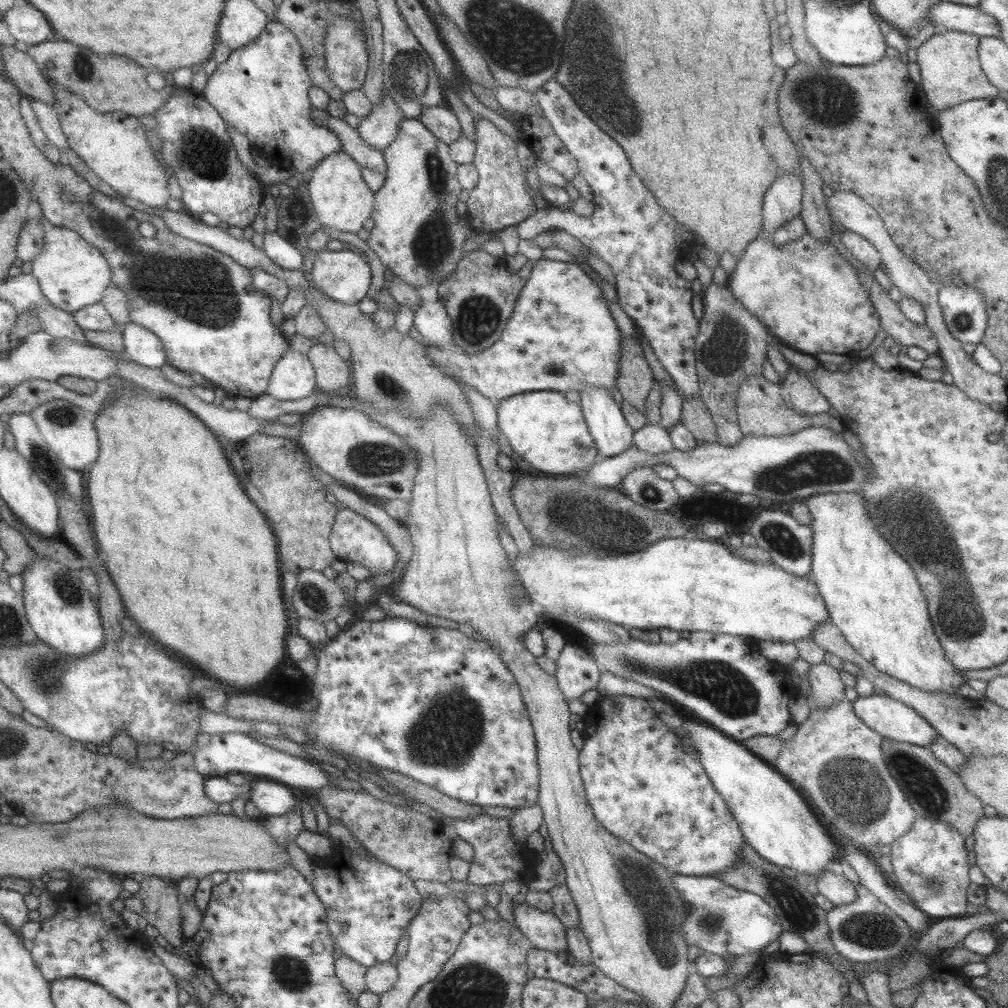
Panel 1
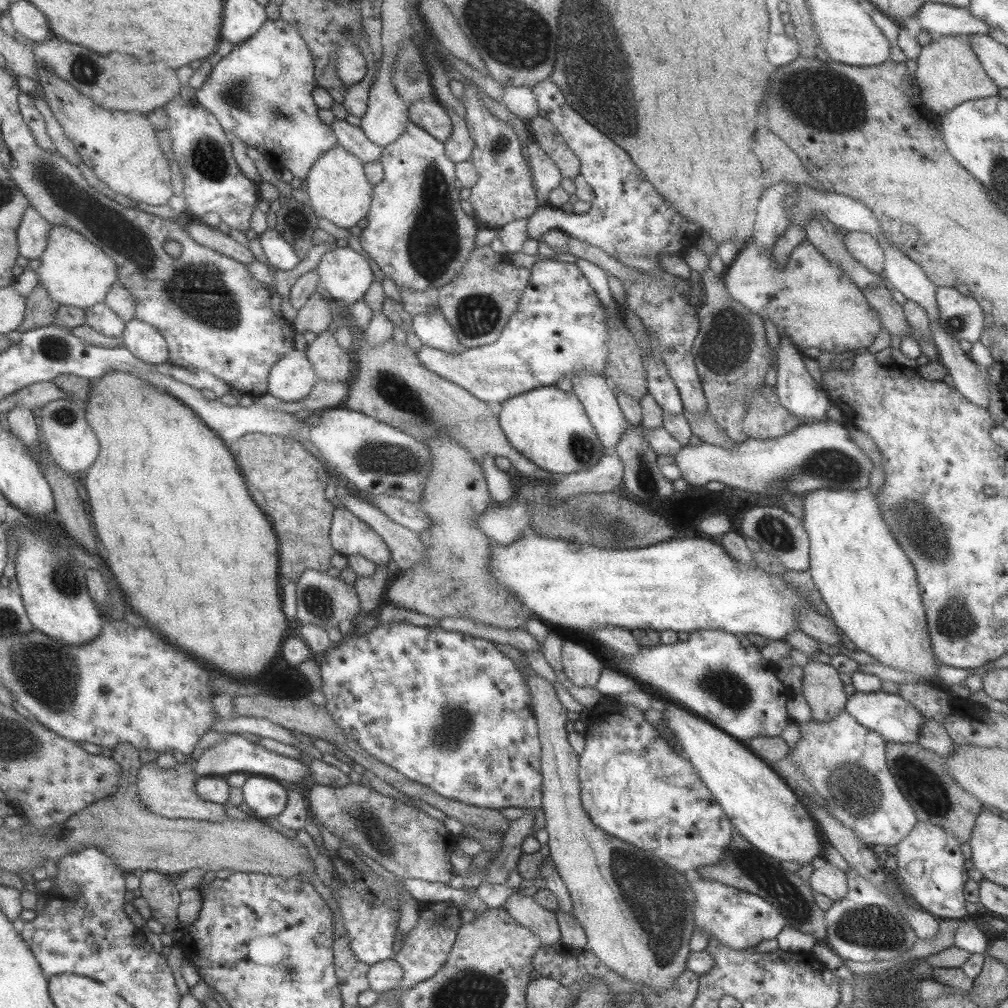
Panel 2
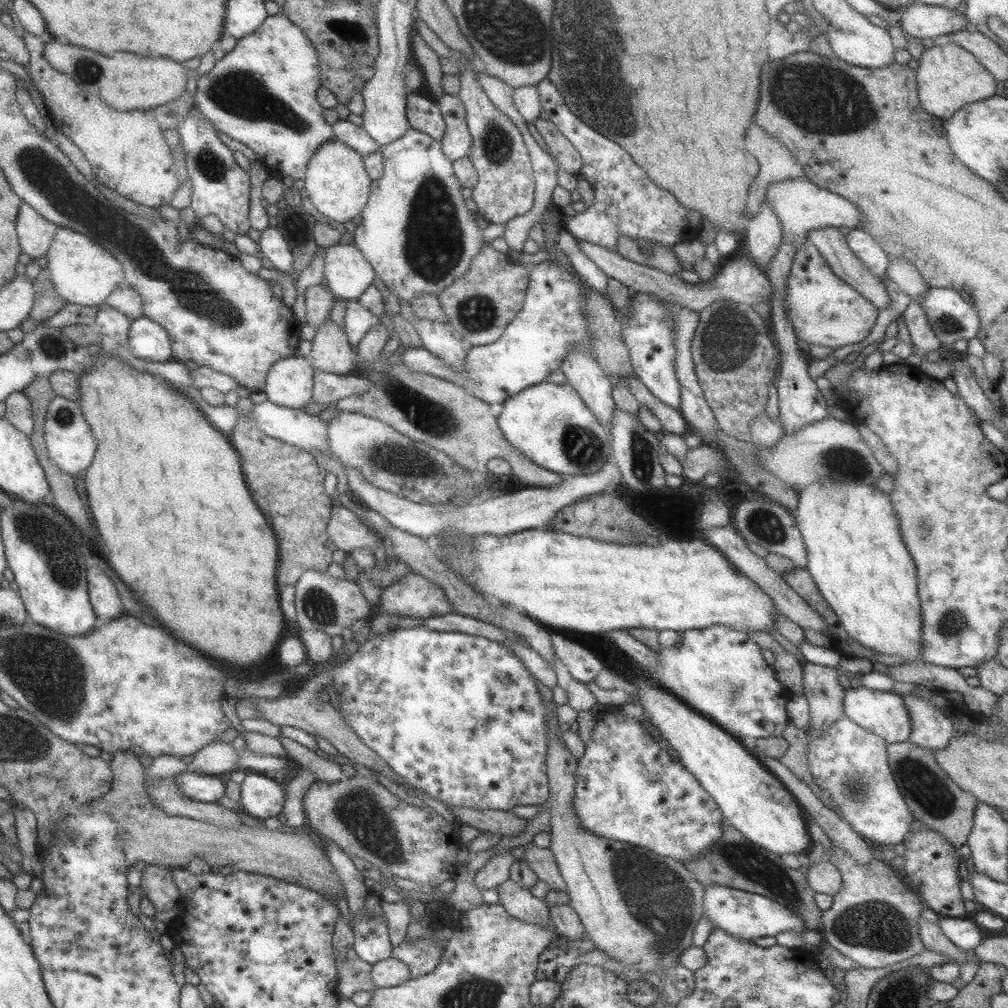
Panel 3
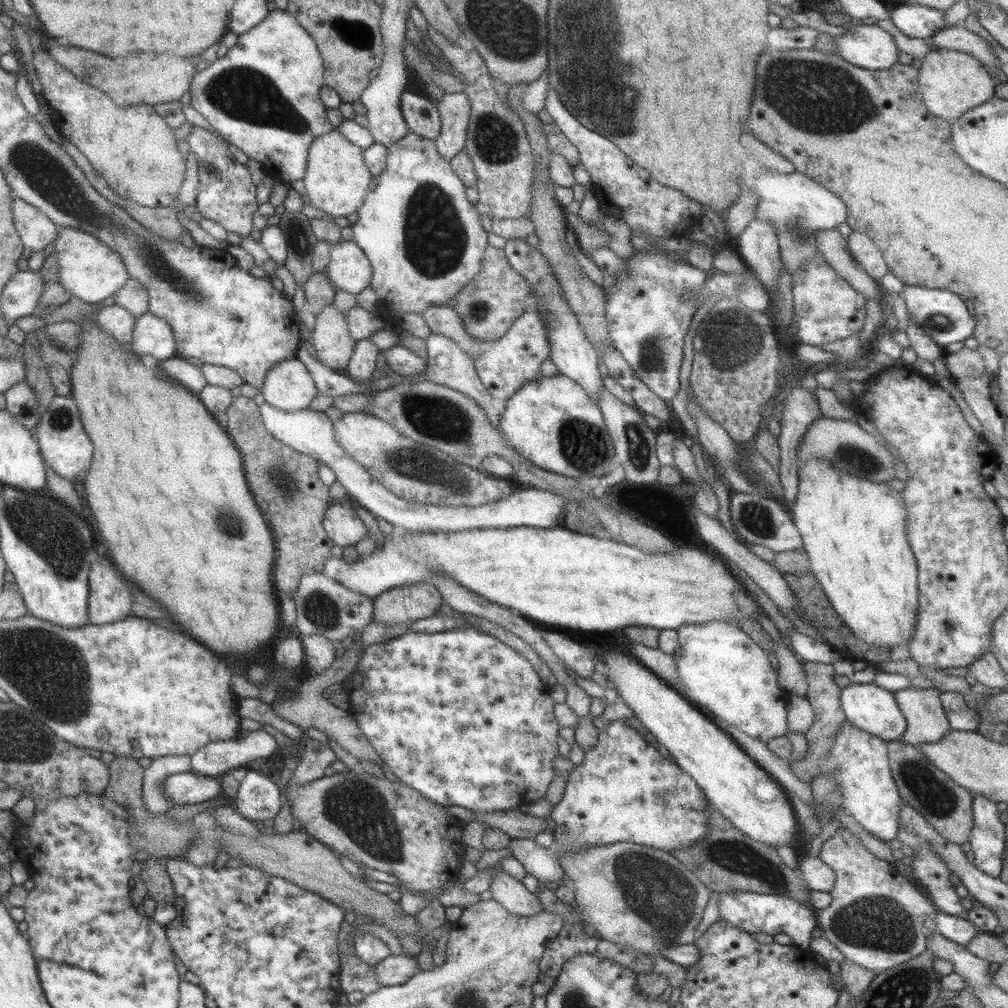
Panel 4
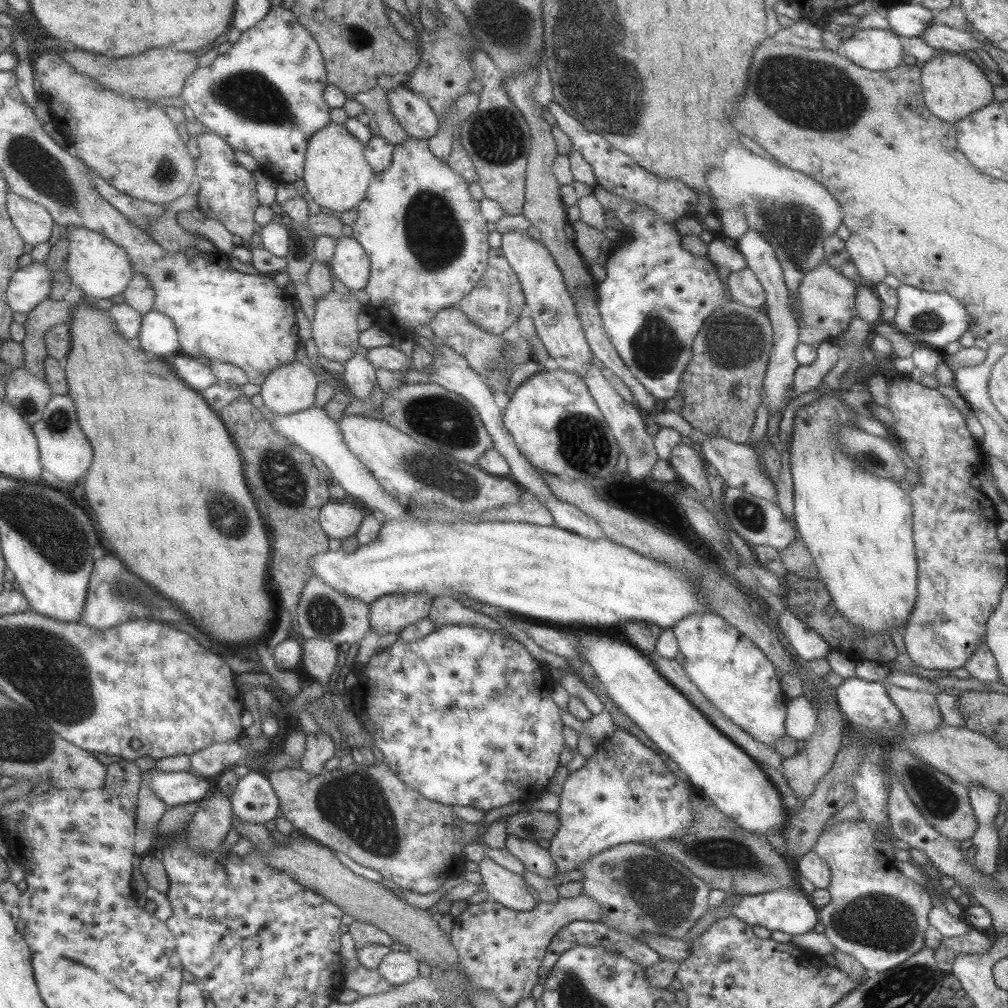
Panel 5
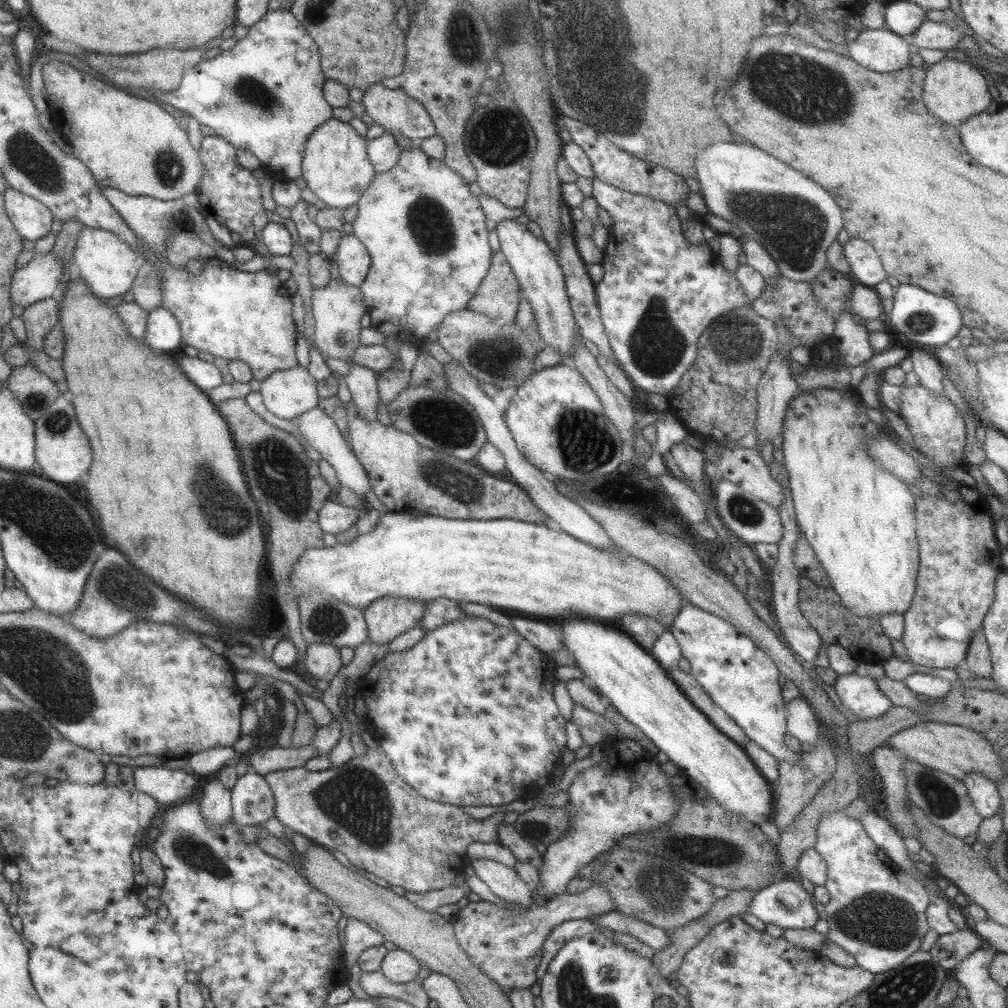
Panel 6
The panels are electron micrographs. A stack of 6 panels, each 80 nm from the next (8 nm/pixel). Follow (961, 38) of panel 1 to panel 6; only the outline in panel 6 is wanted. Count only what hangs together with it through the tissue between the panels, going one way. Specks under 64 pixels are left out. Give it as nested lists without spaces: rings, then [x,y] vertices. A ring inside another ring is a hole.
[[[945,58],[929,65],[922,86],[922,99],[926,109],[941,122],[959,127],[968,118],[983,112],[992,101],[987,86],[989,79],[975,66],[972,61],[959,62]]]

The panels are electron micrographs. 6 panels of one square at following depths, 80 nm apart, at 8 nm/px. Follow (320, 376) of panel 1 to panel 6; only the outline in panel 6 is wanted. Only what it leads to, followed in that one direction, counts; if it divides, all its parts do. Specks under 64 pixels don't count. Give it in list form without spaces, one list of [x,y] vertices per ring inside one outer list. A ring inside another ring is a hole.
[[[329,280],[323,288],[312,288],[311,313],[313,320],[313,342],[323,357],[346,360],[359,346],[360,319],[366,314],[361,292],[341,280]]]

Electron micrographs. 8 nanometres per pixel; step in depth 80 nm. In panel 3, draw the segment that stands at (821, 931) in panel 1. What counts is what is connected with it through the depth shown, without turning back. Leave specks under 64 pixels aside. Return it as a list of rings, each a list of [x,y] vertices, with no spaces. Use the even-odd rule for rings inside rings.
[[[725,819],[720,820],[721,834],[715,842],[706,848],[698,857],[691,857],[685,862],[685,868],[695,874],[697,882],[705,886],[726,886],[762,894],[764,897],[787,905],[803,920],[805,929],[819,932],[821,911],[816,907],[814,894],[816,893],[798,870],[785,868],[775,853],[761,848],[748,841],[736,828]]]

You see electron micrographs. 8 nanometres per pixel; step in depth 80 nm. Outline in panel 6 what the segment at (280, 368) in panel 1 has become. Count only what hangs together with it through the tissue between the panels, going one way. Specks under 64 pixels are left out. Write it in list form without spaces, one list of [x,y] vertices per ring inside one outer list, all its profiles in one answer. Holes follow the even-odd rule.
[[[299,365],[276,370],[260,383],[259,394],[266,410],[285,420],[311,410],[319,401],[315,379]]]

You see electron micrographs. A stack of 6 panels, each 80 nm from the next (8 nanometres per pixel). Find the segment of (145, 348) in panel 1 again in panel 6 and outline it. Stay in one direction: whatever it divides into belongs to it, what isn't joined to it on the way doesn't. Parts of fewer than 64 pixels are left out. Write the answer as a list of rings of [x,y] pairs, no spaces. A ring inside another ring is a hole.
[[[159,306],[147,314],[144,343],[154,351],[162,353],[183,348],[179,324],[169,310]]]

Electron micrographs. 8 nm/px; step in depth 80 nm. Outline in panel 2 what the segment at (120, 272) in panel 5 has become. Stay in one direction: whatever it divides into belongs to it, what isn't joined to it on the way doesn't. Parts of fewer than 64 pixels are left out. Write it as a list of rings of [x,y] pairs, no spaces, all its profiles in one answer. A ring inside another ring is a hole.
[[[52,225],[47,235],[47,246],[39,256],[39,267],[35,271],[38,283],[57,304],[87,309],[105,299],[111,284],[117,281],[115,262],[78,232],[65,226]]]

